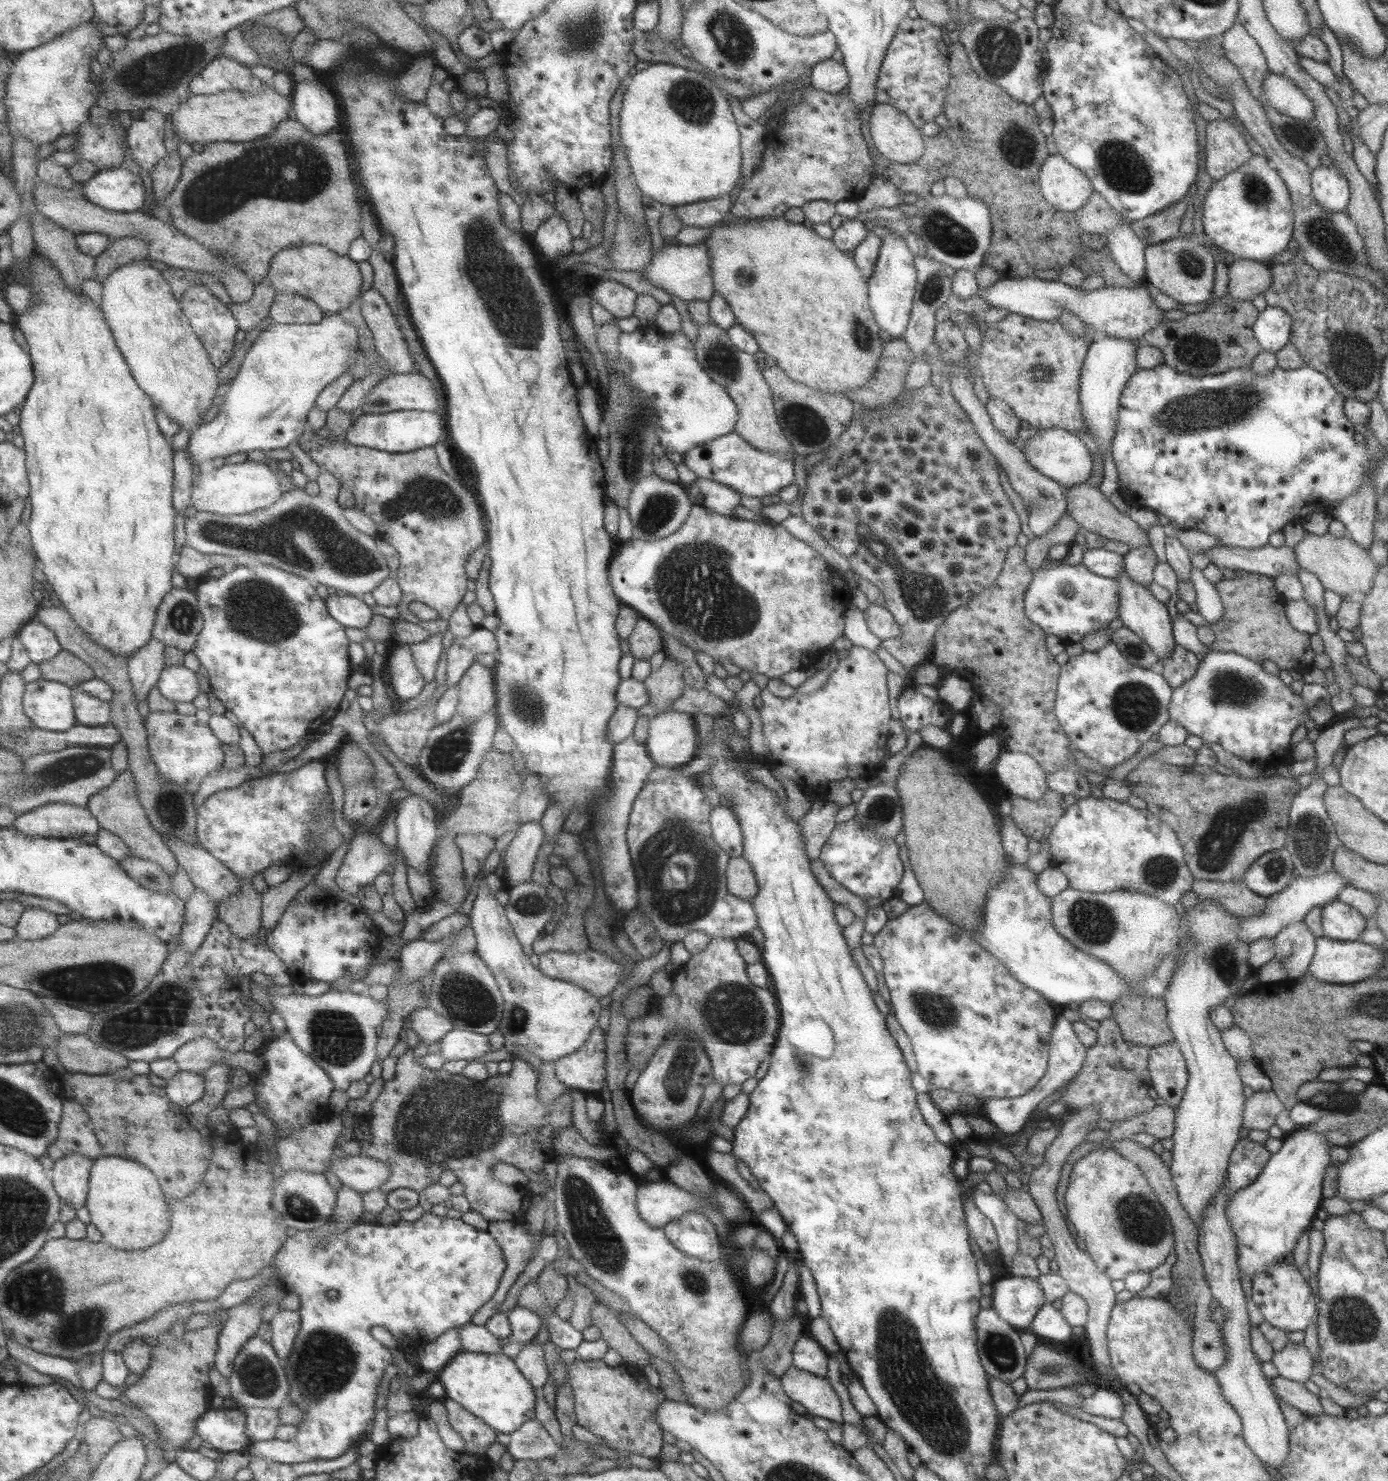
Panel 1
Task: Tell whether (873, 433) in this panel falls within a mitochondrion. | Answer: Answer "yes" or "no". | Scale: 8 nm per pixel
no

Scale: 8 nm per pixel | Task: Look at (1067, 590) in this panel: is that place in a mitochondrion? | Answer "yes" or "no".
yes

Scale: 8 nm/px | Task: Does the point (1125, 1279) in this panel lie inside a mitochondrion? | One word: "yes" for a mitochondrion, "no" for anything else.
no

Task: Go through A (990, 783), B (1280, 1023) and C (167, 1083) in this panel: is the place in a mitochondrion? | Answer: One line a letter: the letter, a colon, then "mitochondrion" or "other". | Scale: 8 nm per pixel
A: other
B: other
C: other

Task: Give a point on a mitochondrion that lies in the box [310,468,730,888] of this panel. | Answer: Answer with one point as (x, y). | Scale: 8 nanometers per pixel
(441, 503)

